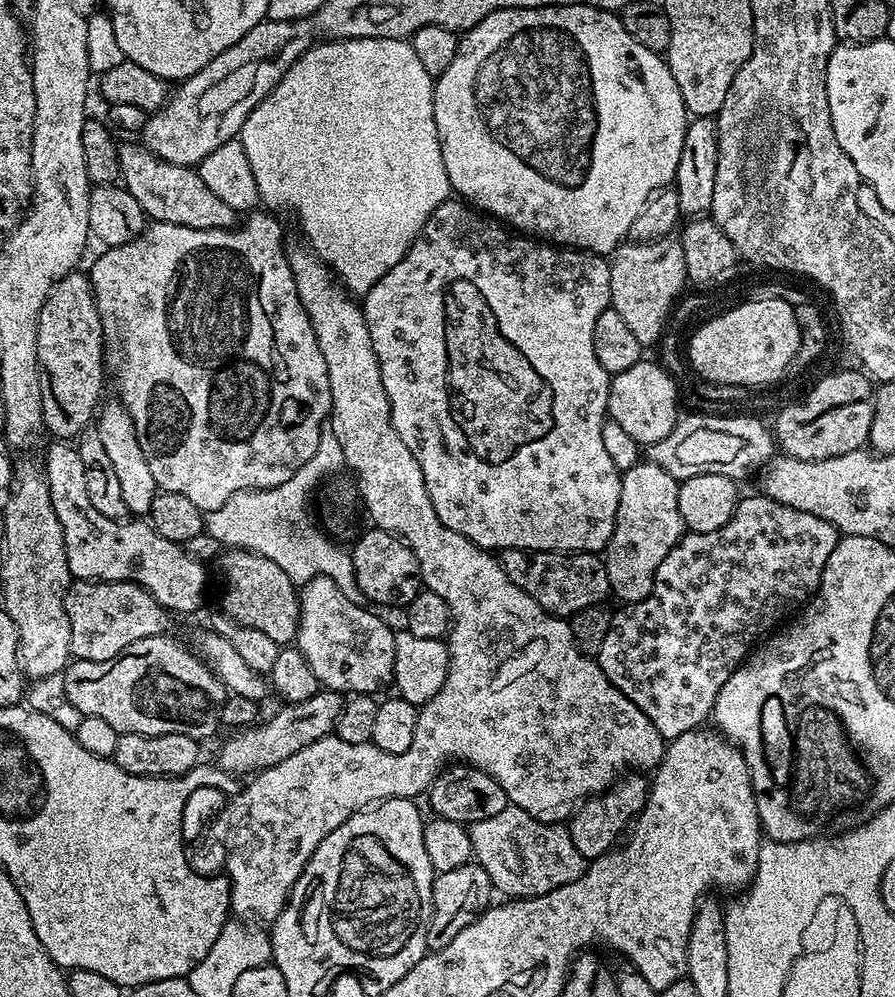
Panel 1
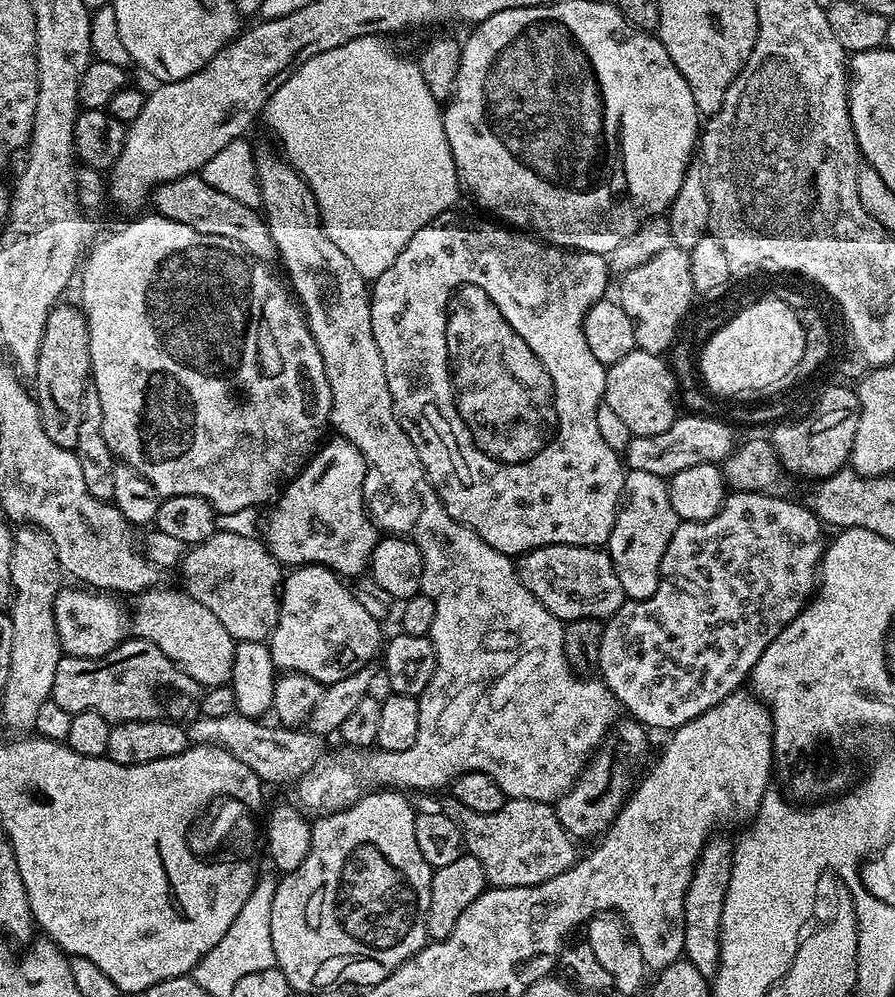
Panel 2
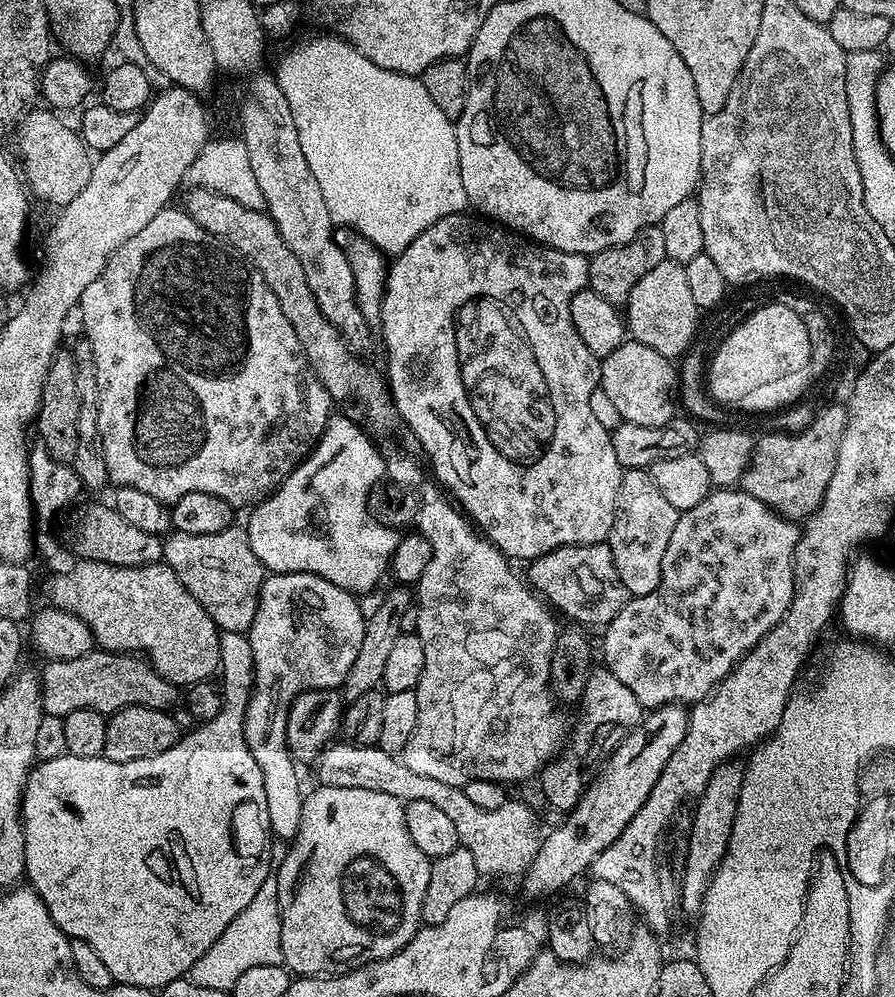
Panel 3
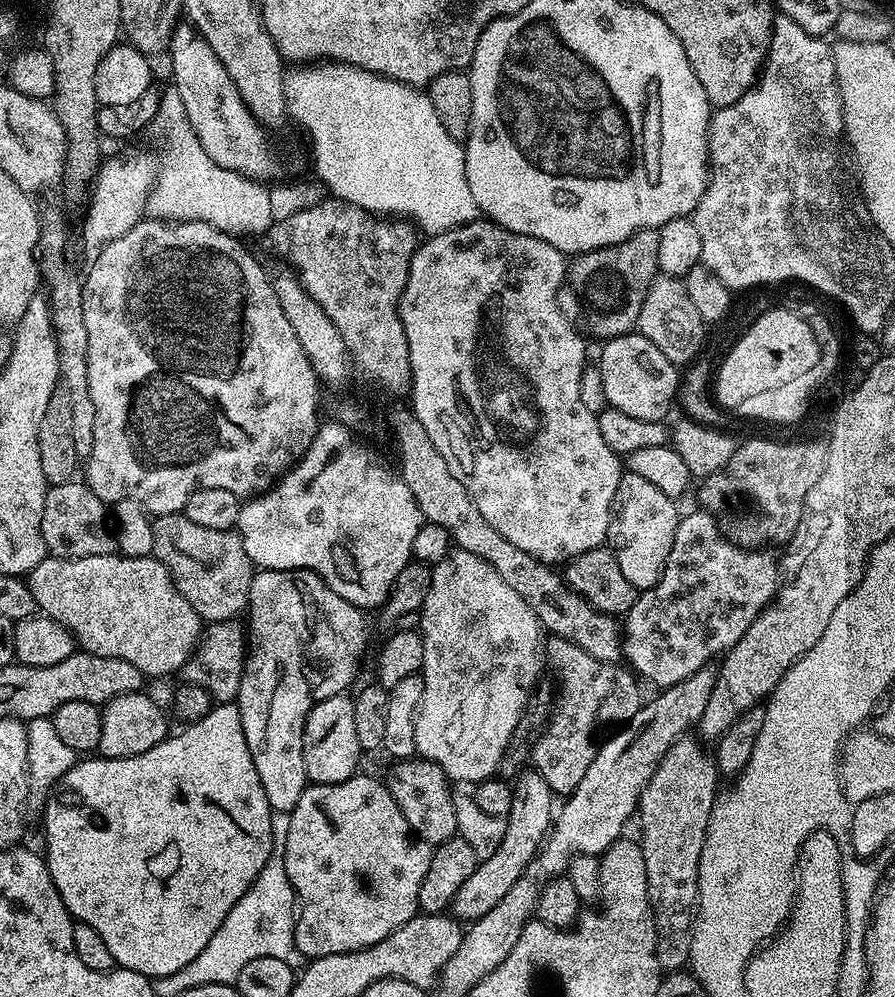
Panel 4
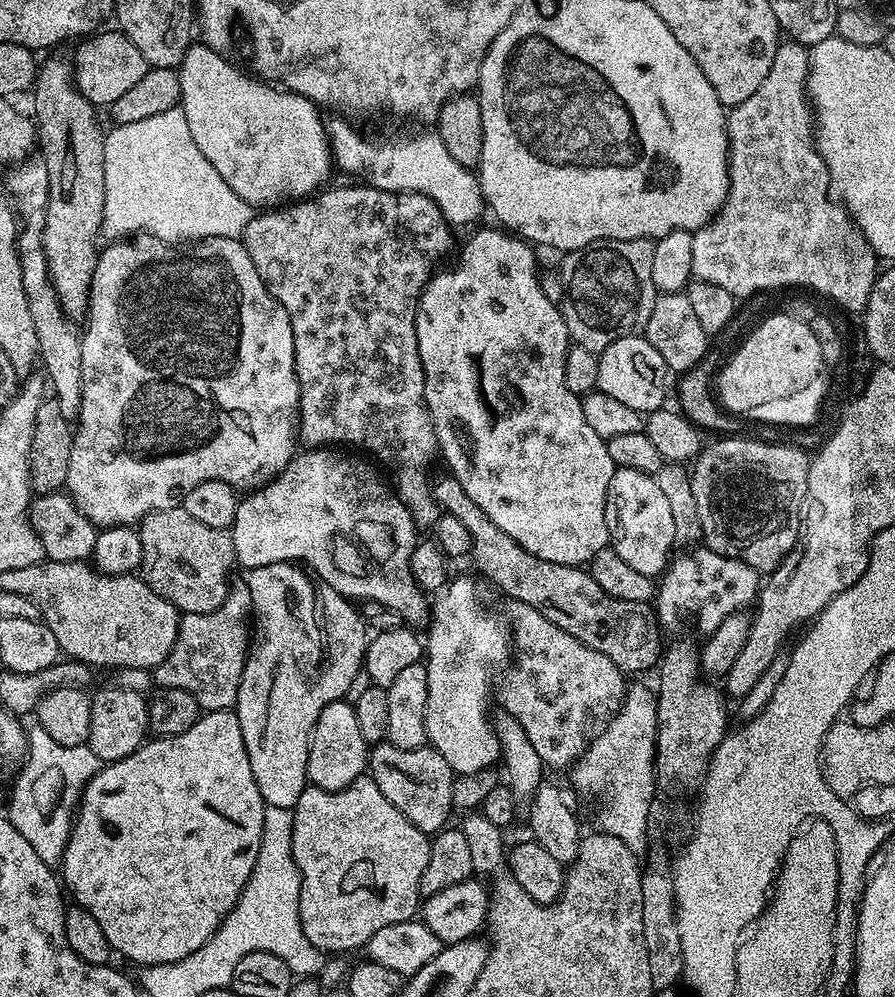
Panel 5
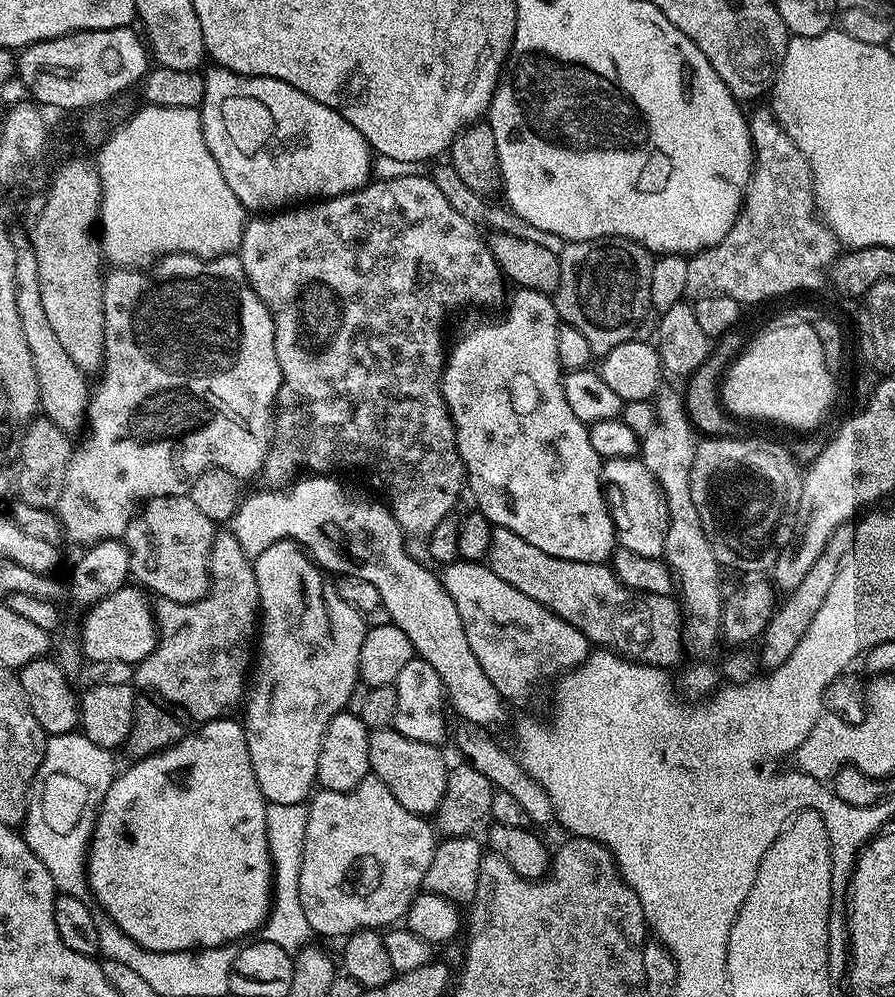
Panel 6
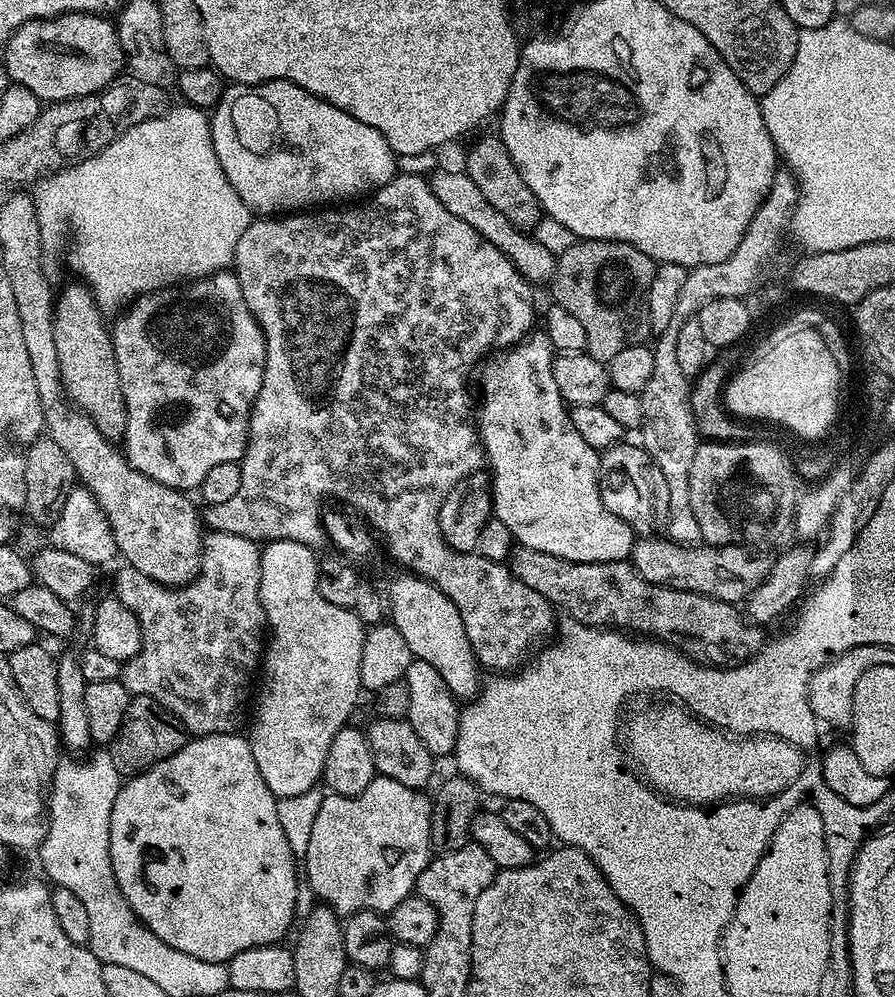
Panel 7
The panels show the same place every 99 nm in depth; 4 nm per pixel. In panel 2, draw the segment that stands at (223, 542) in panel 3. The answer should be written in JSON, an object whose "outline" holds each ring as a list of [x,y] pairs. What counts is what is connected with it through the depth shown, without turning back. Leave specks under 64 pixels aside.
{"outline":[[[218,530],[210,538],[206,538],[206,542],[191,545],[185,551],[182,561],[183,568],[183,587],[195,600],[202,602],[202,606],[206,606],[206,610],[215,614],[218,622],[222,622],[222,626],[226,626],[226,631],[231,634],[233,640],[258,642],[259,640],[267,641],[271,637],[280,617],[282,566],[273,558],[263,539]]]}

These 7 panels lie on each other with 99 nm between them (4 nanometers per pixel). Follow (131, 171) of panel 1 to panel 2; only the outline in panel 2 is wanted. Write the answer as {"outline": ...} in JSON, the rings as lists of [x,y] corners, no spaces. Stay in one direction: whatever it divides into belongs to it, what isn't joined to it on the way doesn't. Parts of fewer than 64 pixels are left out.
{"outline":[[[193,174],[172,180],[168,184],[159,184],[155,188],[150,204],[159,215],[170,218],[174,222],[182,222],[198,234],[221,236],[238,246],[242,246],[256,260],[272,262],[278,253],[274,238],[270,238],[268,221],[257,209],[238,202],[238,198],[230,198],[230,194],[222,194],[222,190],[214,190],[205,182],[203,175]]]}

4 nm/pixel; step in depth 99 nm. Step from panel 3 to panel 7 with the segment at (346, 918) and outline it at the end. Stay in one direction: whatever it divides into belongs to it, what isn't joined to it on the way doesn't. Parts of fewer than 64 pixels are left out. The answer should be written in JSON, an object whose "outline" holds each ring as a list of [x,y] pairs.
{"outline":[[[377,775],[370,782],[370,786],[366,786],[366,790],[362,790],[362,794],[357,796],[338,796],[335,794],[325,795],[322,806],[318,806],[318,818],[314,818],[314,826],[310,826],[310,846],[306,846],[306,850],[302,853],[302,876],[308,879],[308,884],[312,887],[312,892],[317,896],[317,901],[323,902],[327,907],[333,908],[337,916],[347,918],[356,912],[378,912],[387,914],[392,911],[394,906],[398,906],[398,902],[402,902],[402,898],[413,895],[416,879],[422,874],[422,870],[426,870],[428,861],[434,855],[434,847],[431,842],[431,810],[432,801],[419,788],[411,788],[410,786],[402,786],[402,782],[394,782],[394,778],[389,776]]]}

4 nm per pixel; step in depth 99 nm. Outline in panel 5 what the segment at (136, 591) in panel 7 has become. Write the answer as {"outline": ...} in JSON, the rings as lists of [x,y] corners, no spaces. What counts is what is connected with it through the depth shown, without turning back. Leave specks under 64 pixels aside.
{"outline":[[[233,583],[228,590],[228,597],[218,606],[216,612],[210,614],[183,613],[180,617],[178,634],[170,654],[154,669],[155,683],[162,688],[186,690],[193,696],[201,709],[209,712],[223,712],[231,709],[238,698],[238,690],[242,682],[242,670],[248,657],[250,647],[250,617],[252,616],[252,599],[247,583]]]}

